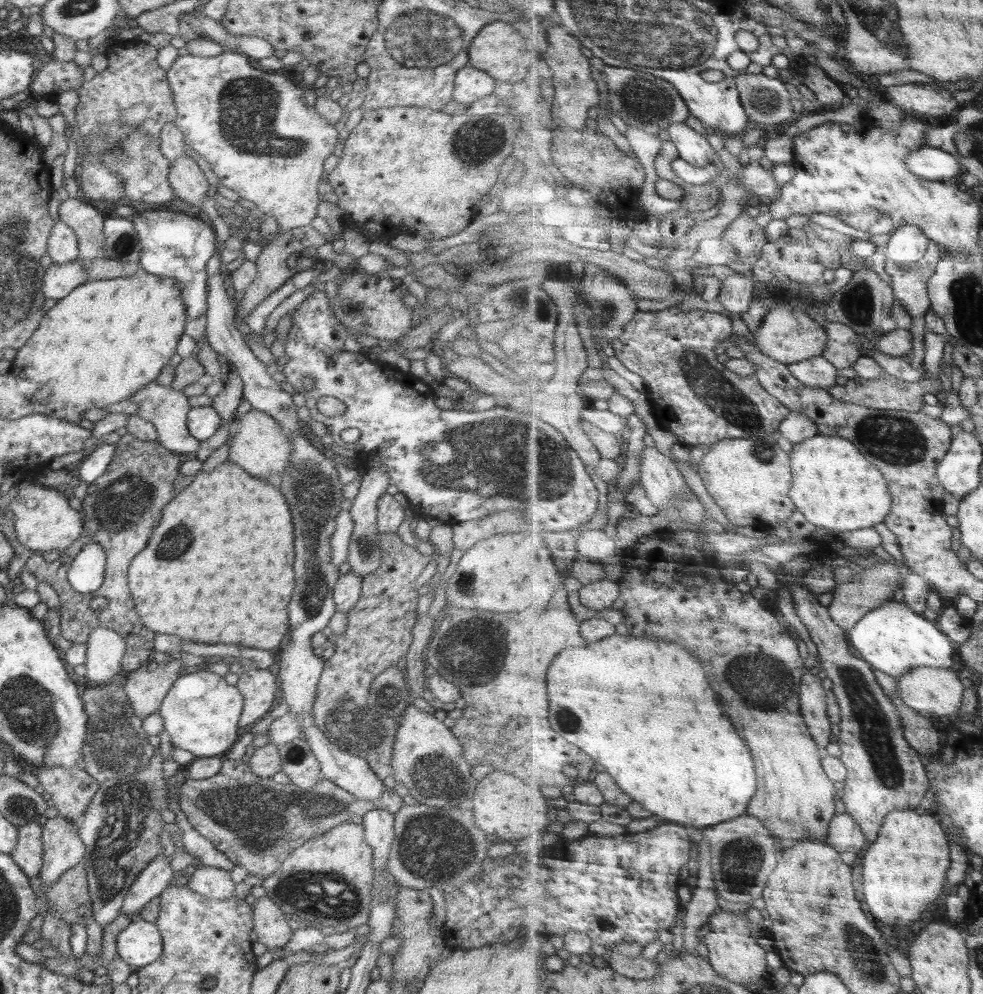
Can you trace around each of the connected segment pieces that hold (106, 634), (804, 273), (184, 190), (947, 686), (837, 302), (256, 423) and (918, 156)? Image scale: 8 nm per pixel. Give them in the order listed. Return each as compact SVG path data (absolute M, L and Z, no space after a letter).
M94 628L86 646L87 674L84 681L96 686L108 686L122 672L121 661L126 651L124 638L110 628Z
M789 233L778 240L770 240L764 248L764 256L756 264L758 280L769 285L770 280L778 278L778 272L783 272L791 281L801 284L827 284L824 278L826 266L818 259L811 241L807 238L804 244Z
M186 155L169 164L168 181L175 196L192 206L201 207L208 196L209 184L198 164Z
M920 666L914 667L914 670L910 669L909 673L903 674L898 680L900 695L908 706L927 715L945 715L951 719L957 718L956 714L962 708L962 700L964 700L964 692L966 692L958 672L945 668Z
M873 269L854 271L854 278L846 285L841 292L831 296L829 308L826 311L827 322L841 322L851 326L863 338L864 348L874 350L877 348L875 340L884 333L892 332L899 326L896 317L893 315L893 308L896 305L894 286L887 284L886 280Z
M251 408L250 412L242 415L236 424L236 432L228 446L229 459L248 474L269 480L270 475L281 475L290 464L291 442L289 440L272 416Z
M932 146L912 153L906 162L916 176L926 180L950 180L965 172L962 162L954 154Z

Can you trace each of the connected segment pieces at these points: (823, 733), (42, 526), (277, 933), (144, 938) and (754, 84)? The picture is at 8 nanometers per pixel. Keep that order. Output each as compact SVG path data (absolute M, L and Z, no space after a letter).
M807 671L803 679L801 709L811 733L824 751L834 736L829 715L829 692L824 688L820 676Z
M35 480L19 482L16 487L17 496L11 500L7 508L13 518L20 544L33 550L34 554L42 556L49 550L57 550L61 557L84 530L81 513L68 504L69 494L43 486L40 481Z
M266 896L256 899L253 907L253 930L258 935L258 942L269 949L283 947L293 933L287 923L288 918L271 898Z
M133 920L117 936L119 957L129 966L141 968L158 960L163 942L160 931L153 922Z
M746 72L736 80L752 124L762 127L767 135L795 122L799 105L782 79Z

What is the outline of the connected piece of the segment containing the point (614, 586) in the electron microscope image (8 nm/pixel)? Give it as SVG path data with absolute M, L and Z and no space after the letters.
M602 579L585 585L580 591L580 599L584 606L591 610L612 609L612 604L621 598L622 587L618 581Z

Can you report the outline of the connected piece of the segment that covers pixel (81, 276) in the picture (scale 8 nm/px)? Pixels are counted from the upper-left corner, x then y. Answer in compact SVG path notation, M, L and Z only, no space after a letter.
M78 259L68 264L52 263L45 268L43 275L42 294L46 299L61 300L88 282L87 272L79 265Z

